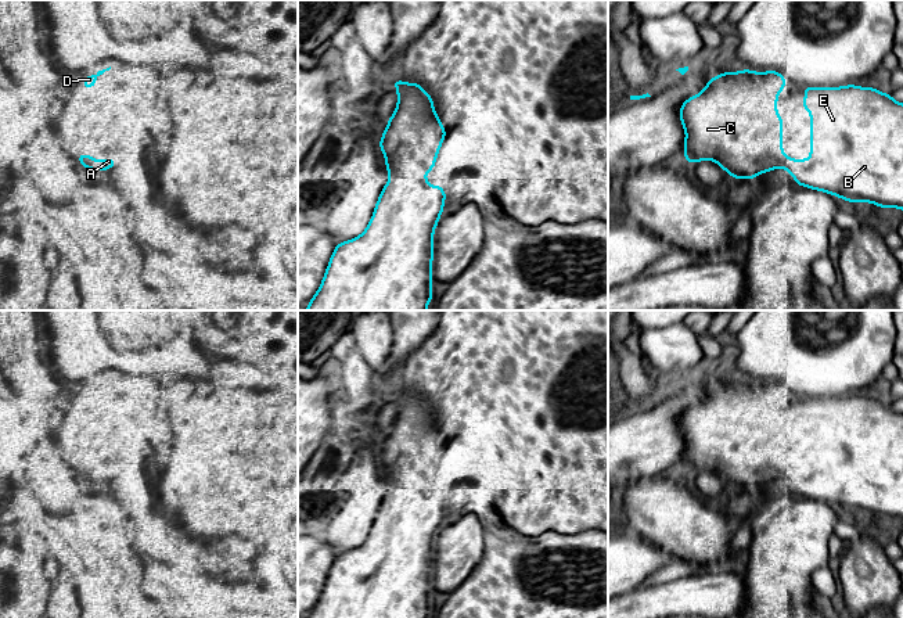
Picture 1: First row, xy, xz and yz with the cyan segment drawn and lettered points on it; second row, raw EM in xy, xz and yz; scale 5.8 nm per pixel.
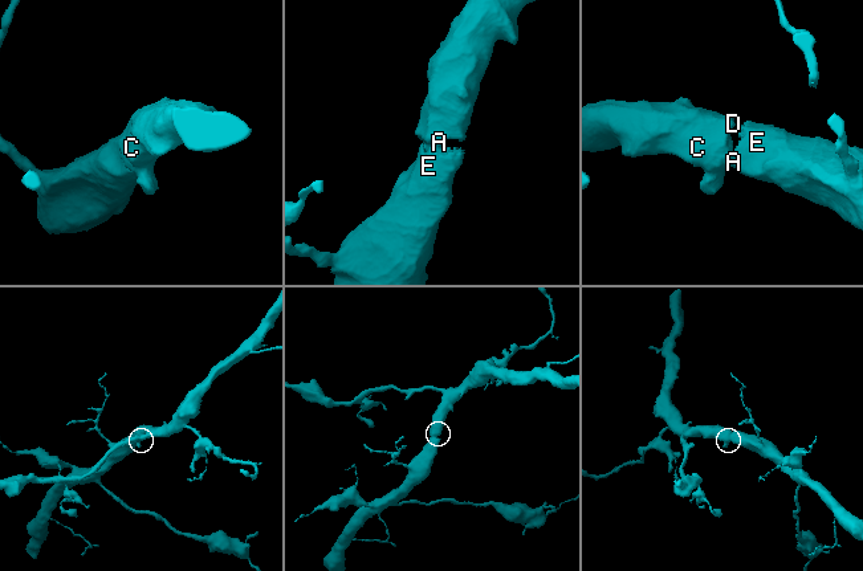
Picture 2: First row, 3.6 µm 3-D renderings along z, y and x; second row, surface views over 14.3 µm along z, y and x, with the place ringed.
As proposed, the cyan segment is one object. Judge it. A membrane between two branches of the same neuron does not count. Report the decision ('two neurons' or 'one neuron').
one neuron

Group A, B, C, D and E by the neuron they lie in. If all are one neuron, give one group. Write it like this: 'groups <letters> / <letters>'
groups A B C D E

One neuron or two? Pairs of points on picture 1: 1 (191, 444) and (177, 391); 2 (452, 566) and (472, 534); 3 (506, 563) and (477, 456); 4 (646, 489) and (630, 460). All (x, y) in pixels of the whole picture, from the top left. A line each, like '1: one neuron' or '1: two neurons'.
1: two neurons
2: one neuron
3: two neurons
4: two neurons

